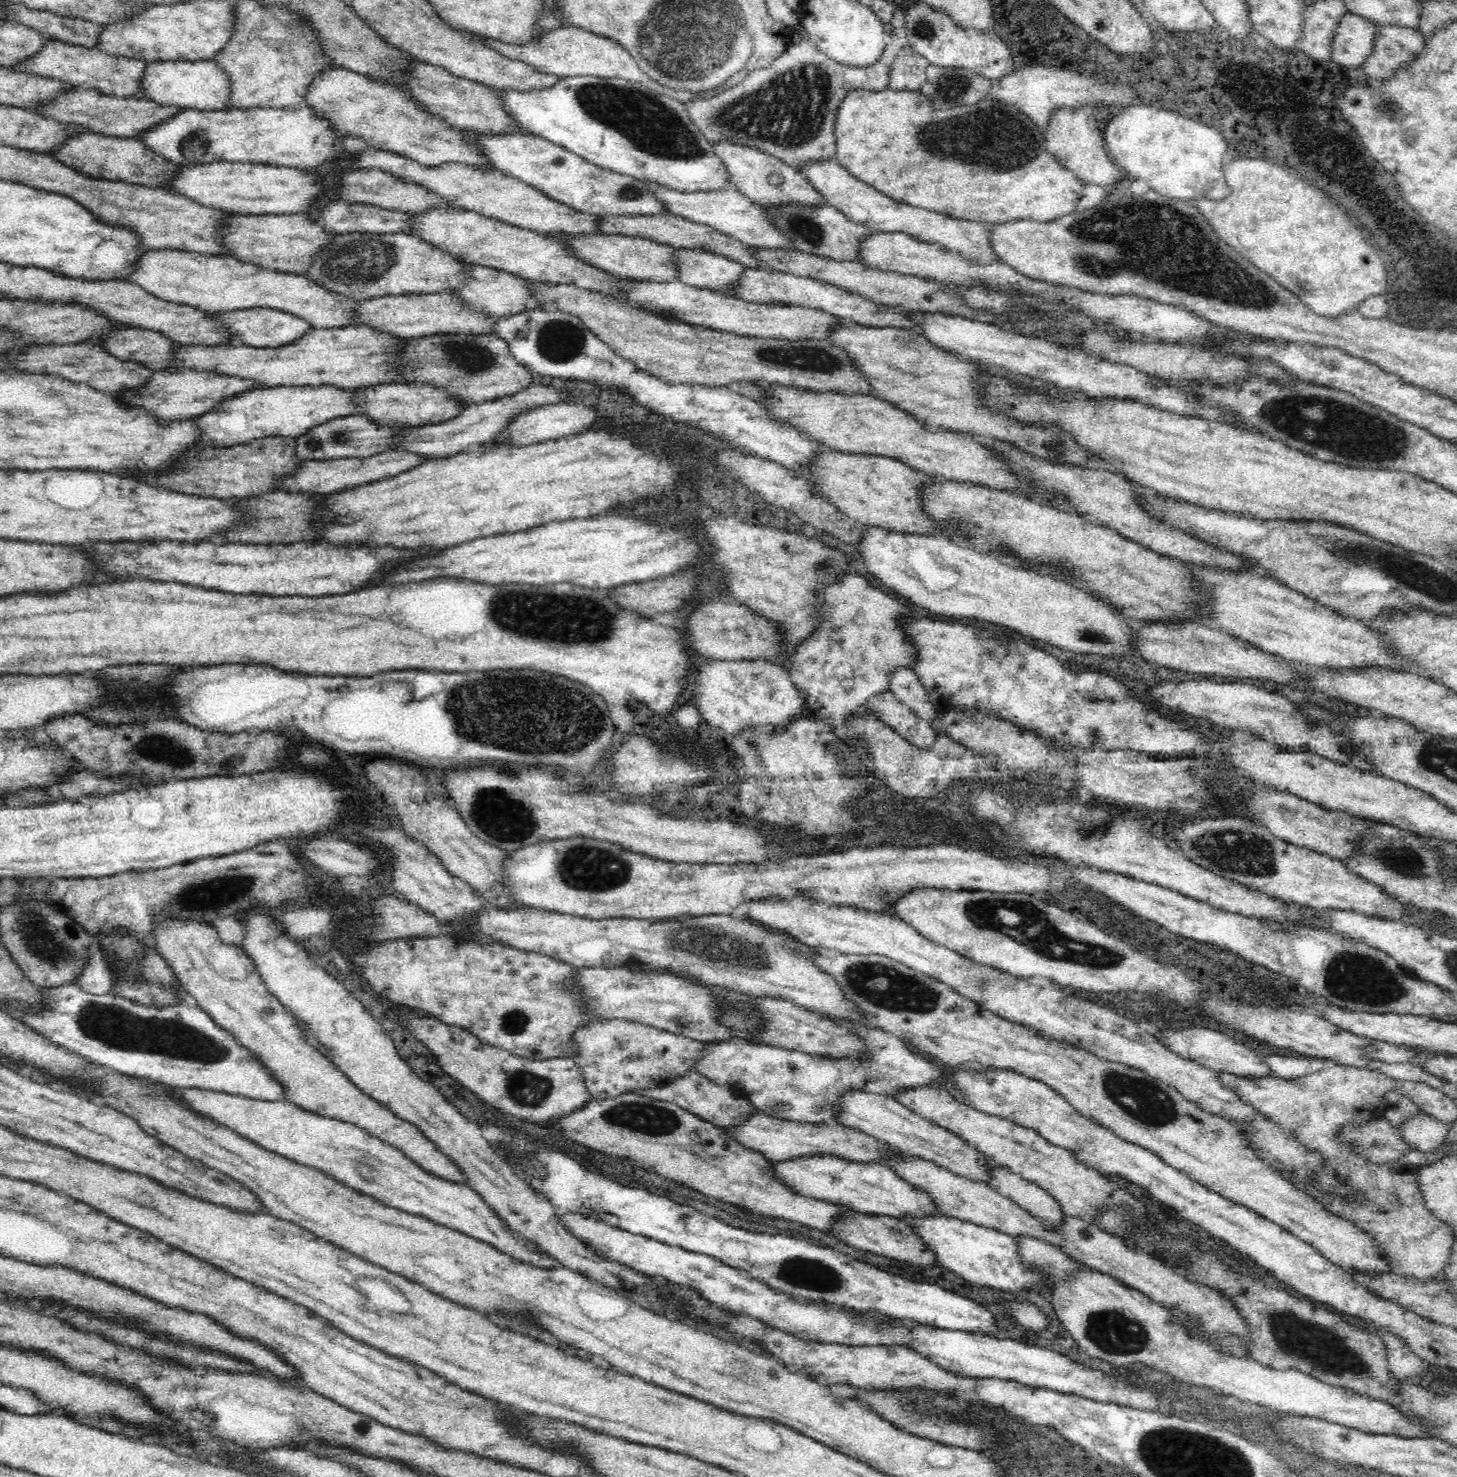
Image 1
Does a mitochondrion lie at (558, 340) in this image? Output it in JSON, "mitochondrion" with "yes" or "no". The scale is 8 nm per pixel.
{"mitochondrion":"yes"}

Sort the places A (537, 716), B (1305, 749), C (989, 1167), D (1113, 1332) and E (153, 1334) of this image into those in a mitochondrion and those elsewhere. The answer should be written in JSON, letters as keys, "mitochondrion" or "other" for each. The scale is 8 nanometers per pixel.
{"A":"mitochondrion","B":"other","C":"other","D":"mitochondrion","E":"other"}

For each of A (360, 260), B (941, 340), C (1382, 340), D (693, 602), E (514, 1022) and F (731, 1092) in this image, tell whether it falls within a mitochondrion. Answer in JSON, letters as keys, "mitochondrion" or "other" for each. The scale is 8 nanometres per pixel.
{"A":"mitochondrion","B":"other","C":"other","D":"other","E":"mitochondrion","F":"other"}

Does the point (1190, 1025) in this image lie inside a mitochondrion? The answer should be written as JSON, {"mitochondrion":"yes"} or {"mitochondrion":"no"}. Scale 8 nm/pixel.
{"mitochondrion":"no"}

